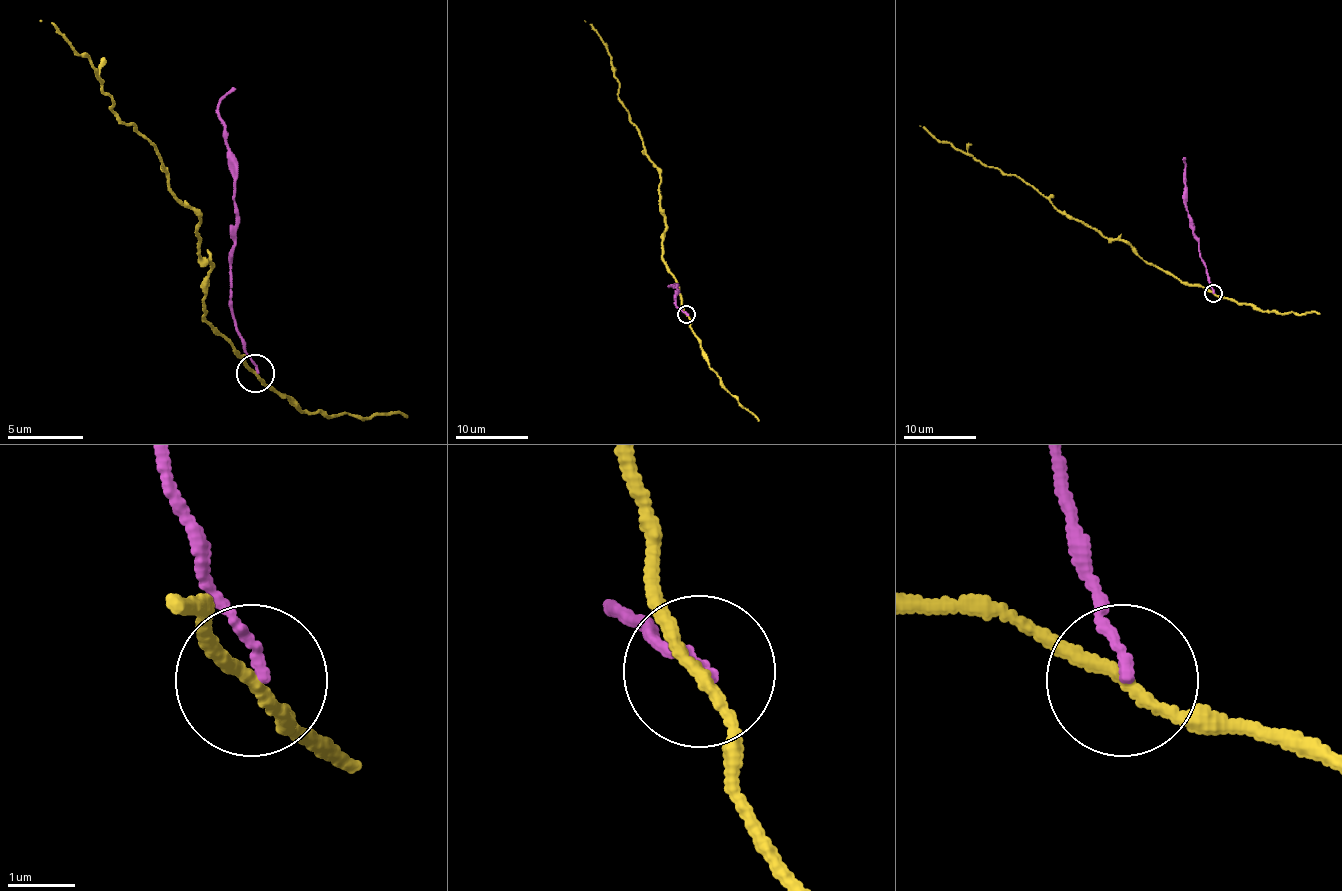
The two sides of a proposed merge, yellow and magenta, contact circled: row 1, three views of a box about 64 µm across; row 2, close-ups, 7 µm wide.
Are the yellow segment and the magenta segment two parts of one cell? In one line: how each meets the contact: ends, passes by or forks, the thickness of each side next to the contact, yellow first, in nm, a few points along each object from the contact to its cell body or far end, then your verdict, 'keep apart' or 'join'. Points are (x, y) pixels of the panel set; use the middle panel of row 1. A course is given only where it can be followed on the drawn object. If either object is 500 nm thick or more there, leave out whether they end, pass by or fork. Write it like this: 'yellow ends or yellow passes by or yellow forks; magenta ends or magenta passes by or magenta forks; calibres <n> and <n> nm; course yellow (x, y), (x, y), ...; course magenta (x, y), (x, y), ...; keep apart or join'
yellow passes by; magenta ends; calibres 160 and 140 nm; course yellow (687, 314), (678, 282), (662, 257), (660, 170), (618, 100), (606, 44), (584, 20); course magenta (687, 314), (674, 300), (678, 293), (676, 287), (669, 286), (678, 284); keep apart

